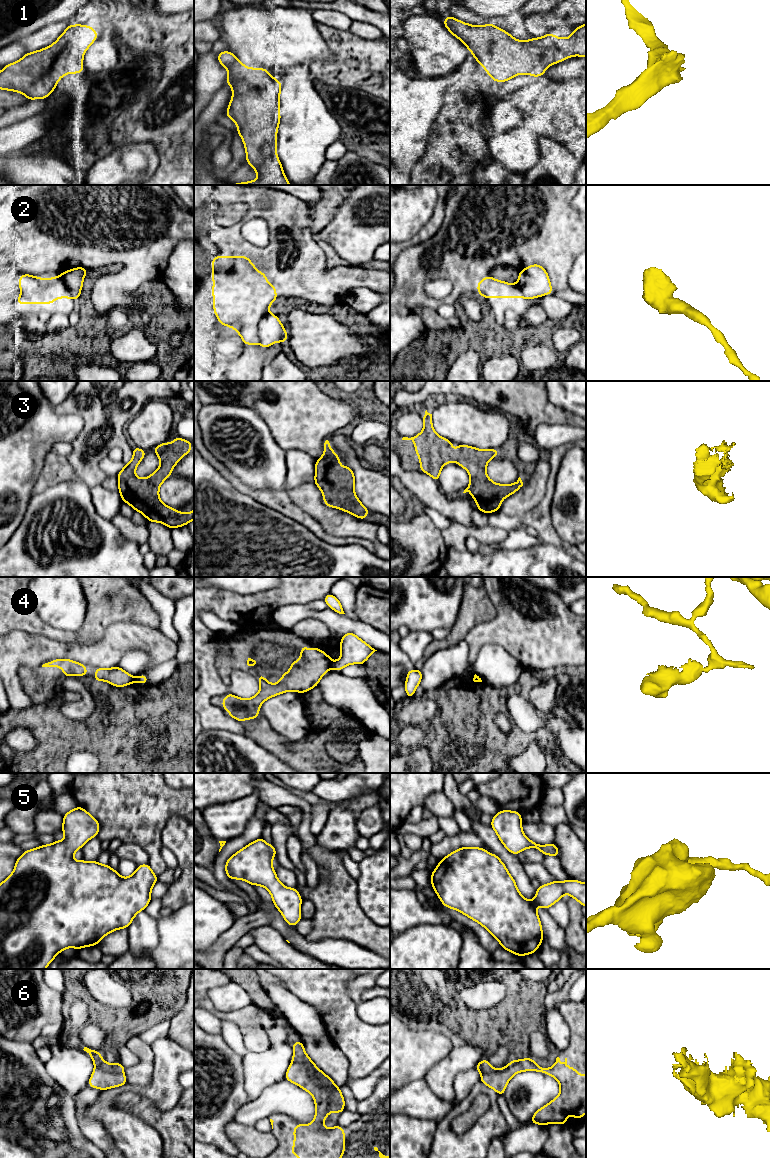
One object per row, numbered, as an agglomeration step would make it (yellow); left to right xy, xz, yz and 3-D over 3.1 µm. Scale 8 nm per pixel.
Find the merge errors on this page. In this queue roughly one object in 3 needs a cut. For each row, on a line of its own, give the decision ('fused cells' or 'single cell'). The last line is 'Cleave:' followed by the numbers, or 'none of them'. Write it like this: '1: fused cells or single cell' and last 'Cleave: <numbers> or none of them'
1: single cell
2: fused cells
3: single cell
4: fused cells
5: single cell
6: single cell
Cleave: 2, 4

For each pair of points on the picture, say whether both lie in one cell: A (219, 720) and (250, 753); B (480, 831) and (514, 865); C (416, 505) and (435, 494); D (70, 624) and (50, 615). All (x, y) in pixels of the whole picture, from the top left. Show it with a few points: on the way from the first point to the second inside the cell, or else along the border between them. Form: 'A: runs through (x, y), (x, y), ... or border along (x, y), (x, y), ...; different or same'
A: border along (207, 728), (224, 729), (244, 735); different
B: runs through (489, 839), (505, 856); same
C: border along (404, 486), (425, 506); different
D: runs through (65, 619), (61, 615), (55, 615); same

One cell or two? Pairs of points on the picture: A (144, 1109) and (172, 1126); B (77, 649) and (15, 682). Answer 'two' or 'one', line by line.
A: one
B: one

